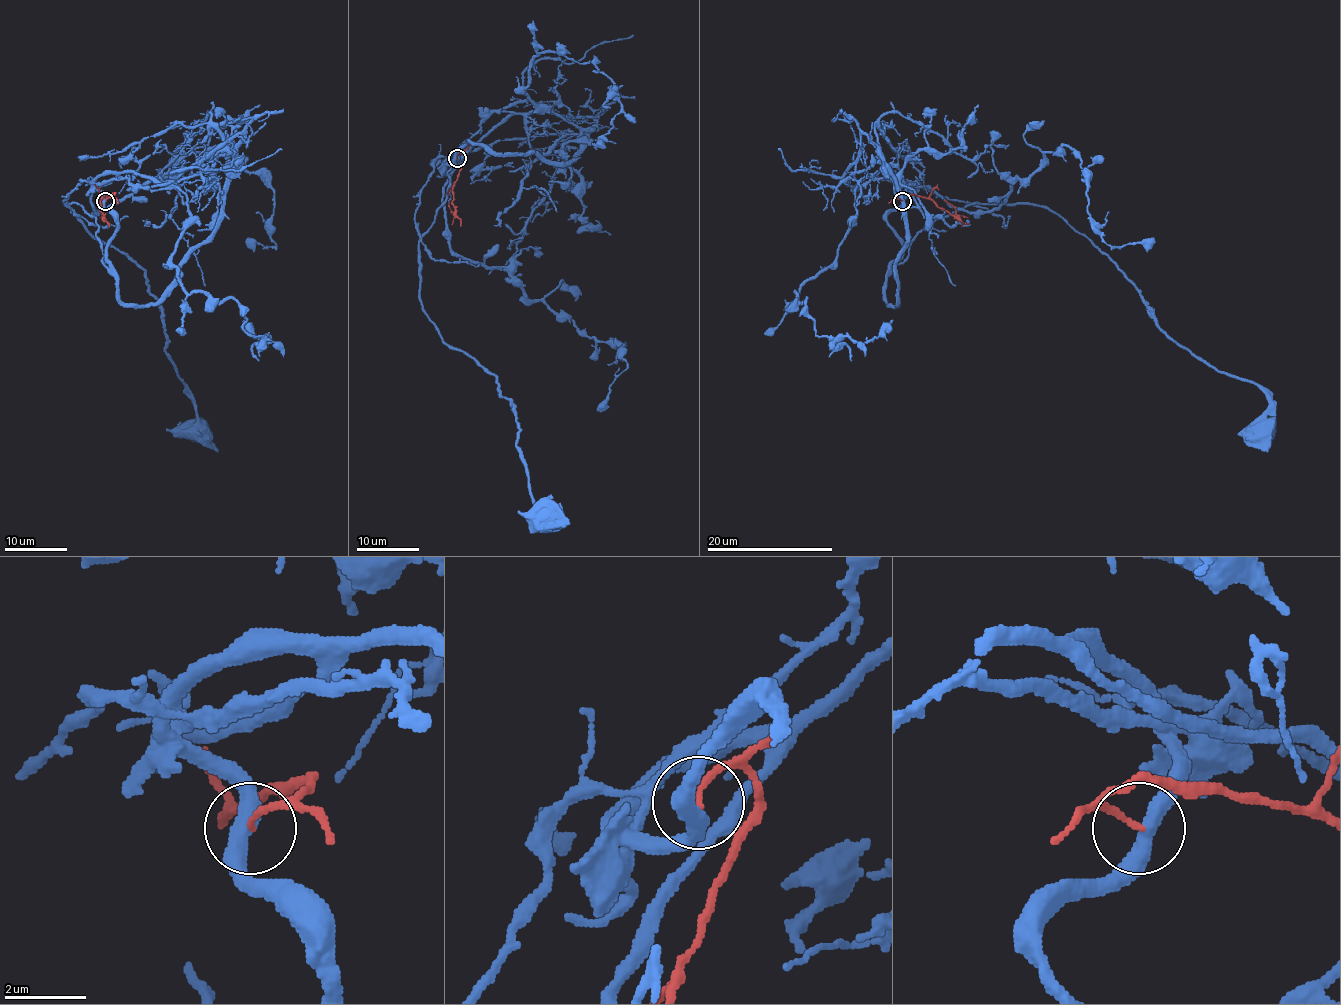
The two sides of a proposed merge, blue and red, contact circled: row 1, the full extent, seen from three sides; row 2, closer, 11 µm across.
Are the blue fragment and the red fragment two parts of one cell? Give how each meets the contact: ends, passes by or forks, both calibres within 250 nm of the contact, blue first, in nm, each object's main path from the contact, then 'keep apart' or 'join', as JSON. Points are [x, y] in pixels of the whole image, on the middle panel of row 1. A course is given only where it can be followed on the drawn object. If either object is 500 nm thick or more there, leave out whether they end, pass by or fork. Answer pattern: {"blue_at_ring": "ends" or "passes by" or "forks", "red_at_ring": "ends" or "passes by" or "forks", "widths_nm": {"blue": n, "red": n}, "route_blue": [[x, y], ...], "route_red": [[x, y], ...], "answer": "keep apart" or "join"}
{"blue_at_ring": "passes by", "red_at_ring": "ends", "widths_nm": {"blue": 420, "red": 130}, "route_blue": [[456, 158], [434, 161], [415, 210], [420, 304], [513, 405], [516, 447], [546, 520]], "route_red": [[456, 158], [463, 153], [466, 161], [453, 189], [452, 205], [455, 210], [452, 211], [450, 200]], "answer": "keep apart"}

